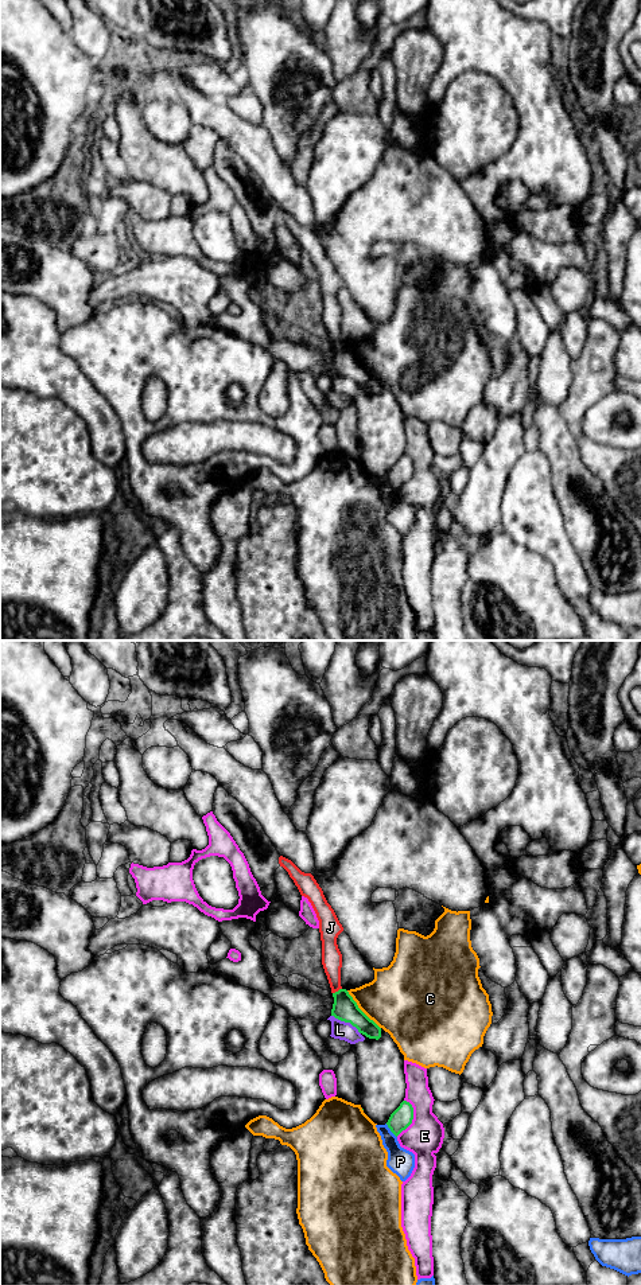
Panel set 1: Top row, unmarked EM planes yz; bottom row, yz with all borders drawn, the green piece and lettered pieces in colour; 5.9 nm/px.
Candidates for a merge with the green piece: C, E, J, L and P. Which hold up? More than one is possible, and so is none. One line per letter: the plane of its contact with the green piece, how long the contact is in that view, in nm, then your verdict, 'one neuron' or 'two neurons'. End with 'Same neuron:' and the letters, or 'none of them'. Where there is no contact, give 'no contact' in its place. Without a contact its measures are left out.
C: contact in yz; length 300 nm; two neurons
E: contact in yz; length 240 nm; two neurons
J: contact in yz; length 70 nm; two neurons
L: contact in yz; length 200 nm; two neurons
P: contact in yz; length 110 nm; two neurons
Same neuron: none of them

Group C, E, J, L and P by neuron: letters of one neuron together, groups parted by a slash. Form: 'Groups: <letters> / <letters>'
Groups: C / E / J P / L

